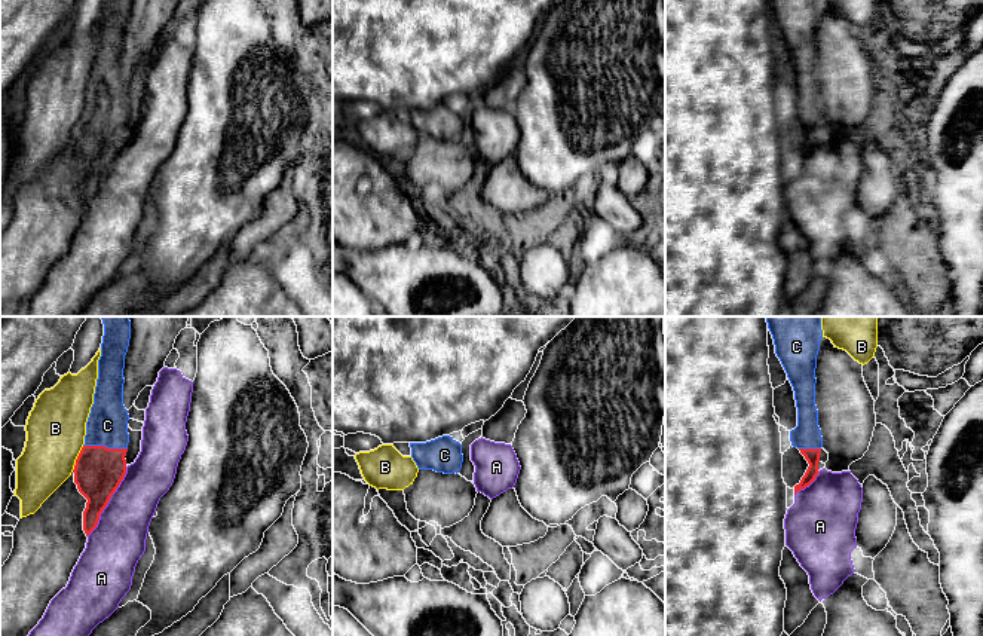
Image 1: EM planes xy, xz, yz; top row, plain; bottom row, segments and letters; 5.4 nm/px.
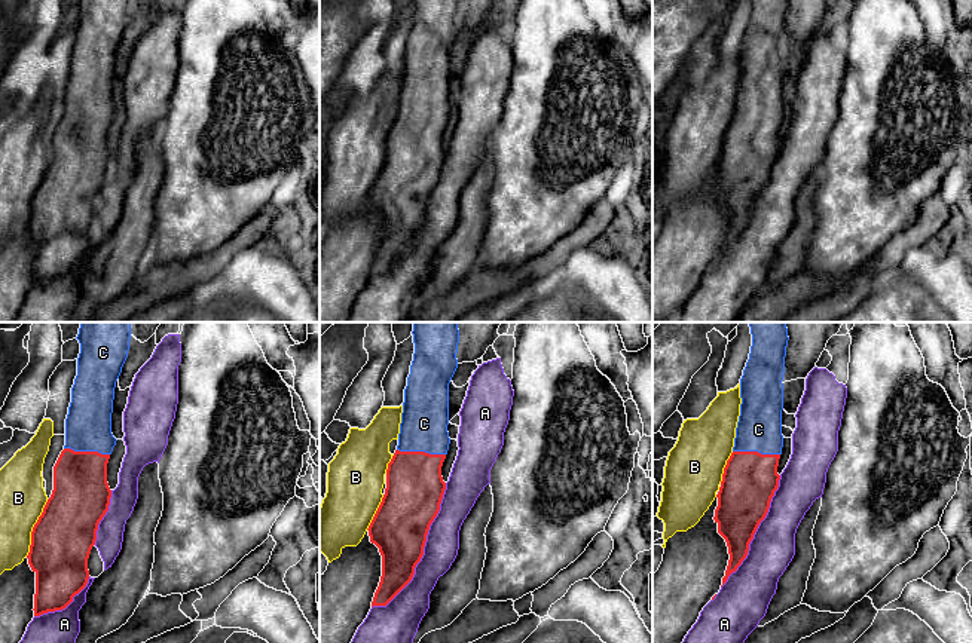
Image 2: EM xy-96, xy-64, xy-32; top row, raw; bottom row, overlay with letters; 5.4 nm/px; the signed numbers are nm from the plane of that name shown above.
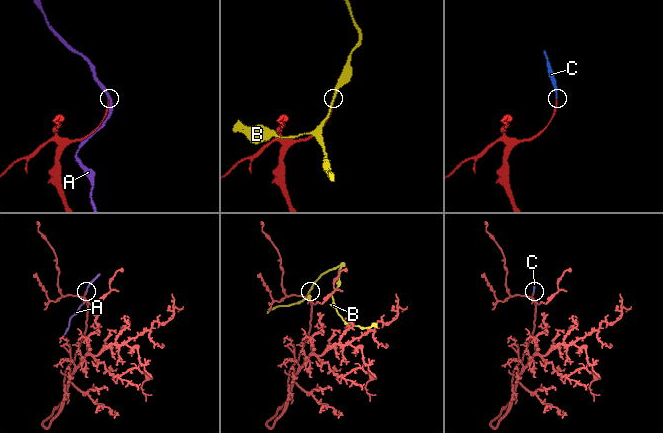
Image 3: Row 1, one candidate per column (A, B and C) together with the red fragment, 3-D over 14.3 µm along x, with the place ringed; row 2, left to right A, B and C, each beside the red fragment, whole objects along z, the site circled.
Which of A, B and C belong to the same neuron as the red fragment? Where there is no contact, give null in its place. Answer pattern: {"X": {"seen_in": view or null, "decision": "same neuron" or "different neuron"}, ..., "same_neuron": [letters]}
{"A": {"seen_in": "xy", "decision": "different neuron"}, "B": {"seen_in": "xy", "decision": "different neuron"}, "C": {"seen_in": "xy", "decision": "same neuron"}, "same_neuron": ["C"]}

